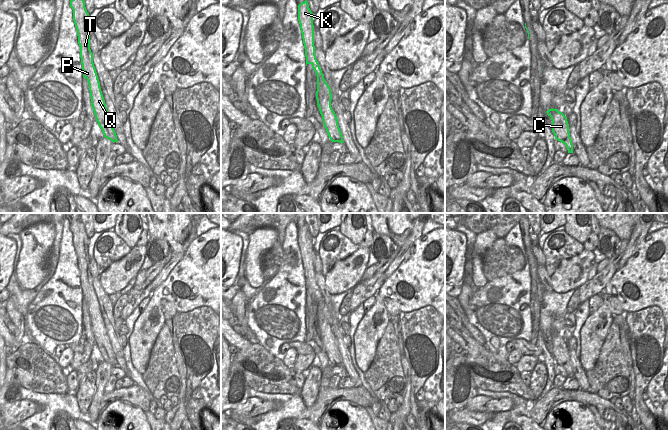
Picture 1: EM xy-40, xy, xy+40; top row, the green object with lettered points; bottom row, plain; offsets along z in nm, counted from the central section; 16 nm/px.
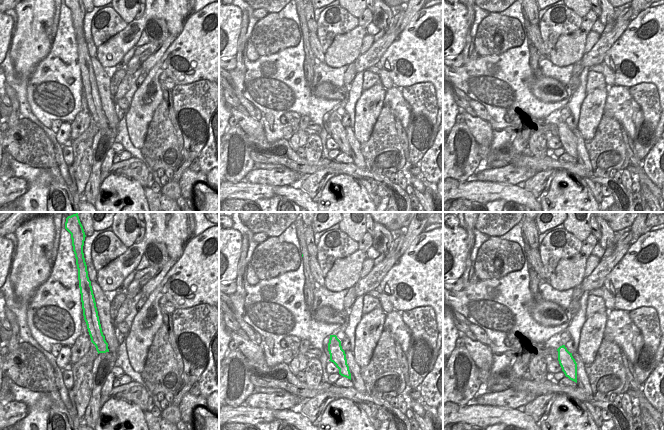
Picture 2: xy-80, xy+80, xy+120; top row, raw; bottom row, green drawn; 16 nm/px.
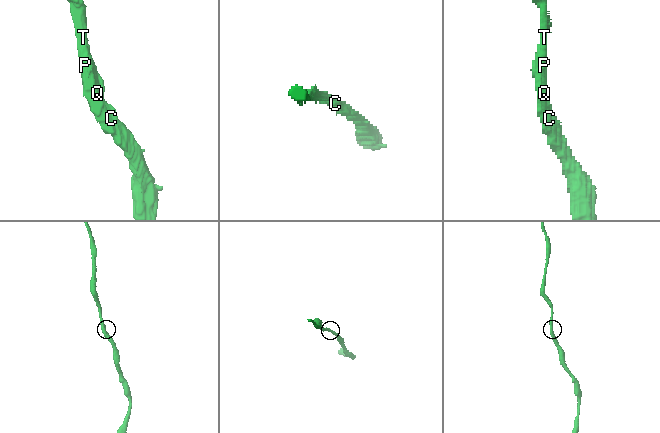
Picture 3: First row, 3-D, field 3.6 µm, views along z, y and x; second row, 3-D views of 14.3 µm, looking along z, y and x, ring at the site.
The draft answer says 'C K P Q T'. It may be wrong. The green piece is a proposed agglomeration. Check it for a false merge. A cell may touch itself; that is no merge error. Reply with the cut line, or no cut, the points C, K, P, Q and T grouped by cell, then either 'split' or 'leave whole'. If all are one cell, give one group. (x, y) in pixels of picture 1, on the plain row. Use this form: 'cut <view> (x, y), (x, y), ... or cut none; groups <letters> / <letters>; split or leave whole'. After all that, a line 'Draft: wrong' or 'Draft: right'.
cut none; groups C K P Q T; leave whole
Draft: right

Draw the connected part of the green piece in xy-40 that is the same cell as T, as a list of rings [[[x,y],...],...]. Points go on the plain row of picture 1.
[[[81,220],[70,224],[70,231],[73,234],[73,245],[77,254],[78,268],[80,270],[83,301],[87,303],[89,308],[91,329],[96,345],[105,362],[112,366],[118,366],[93,287],[93,277],[90,273],[90,258],[88,255],[89,237],[86,234],[85,226]]]

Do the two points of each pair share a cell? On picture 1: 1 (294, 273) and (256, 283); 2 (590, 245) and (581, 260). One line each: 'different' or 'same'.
1: different
2: different

